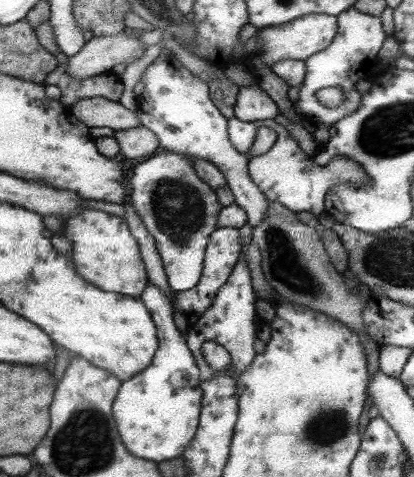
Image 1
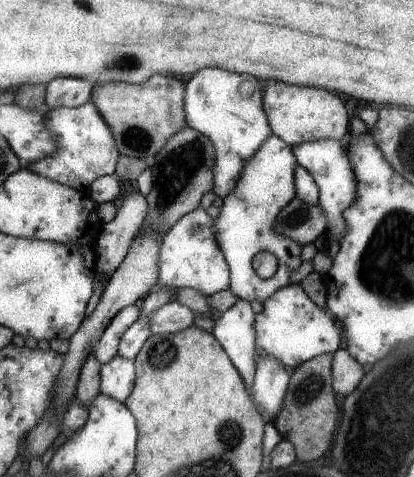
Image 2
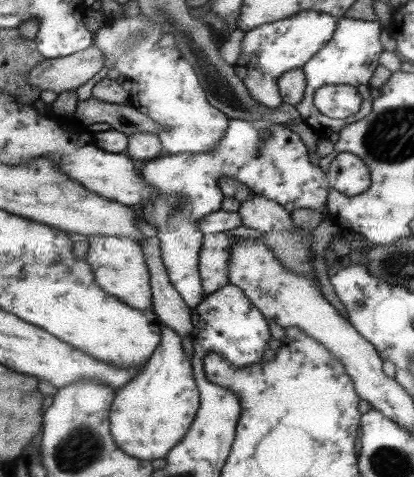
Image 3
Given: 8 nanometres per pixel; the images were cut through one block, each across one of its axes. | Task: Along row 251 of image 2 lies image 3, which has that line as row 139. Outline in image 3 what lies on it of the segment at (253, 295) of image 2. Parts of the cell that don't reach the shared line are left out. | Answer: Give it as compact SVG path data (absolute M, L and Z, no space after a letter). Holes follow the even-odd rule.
M231 120L225 136L221 138L215 150L205 154L175 154L161 156L147 162L141 170L141 178L155 186L161 194L151 204L145 204L139 210L141 220L151 224L157 230L161 244L161 260L167 270L169 284L179 292L189 310L197 308L203 300L203 288L199 278L199 248L203 234L197 230L197 222L205 216L219 212L223 202L223 192L219 188L221 178L229 178L245 184L253 194L259 194L275 204L279 204L287 214L293 210L313 210L323 212L327 204L329 188L345 196L357 196L371 186L369 170L361 160L349 152L341 152L333 158L329 172L323 174L319 168L313 168L309 162L309 152L301 142L301 136L293 130L271 122L247 122ZM259 134L269 134L267 140Z

